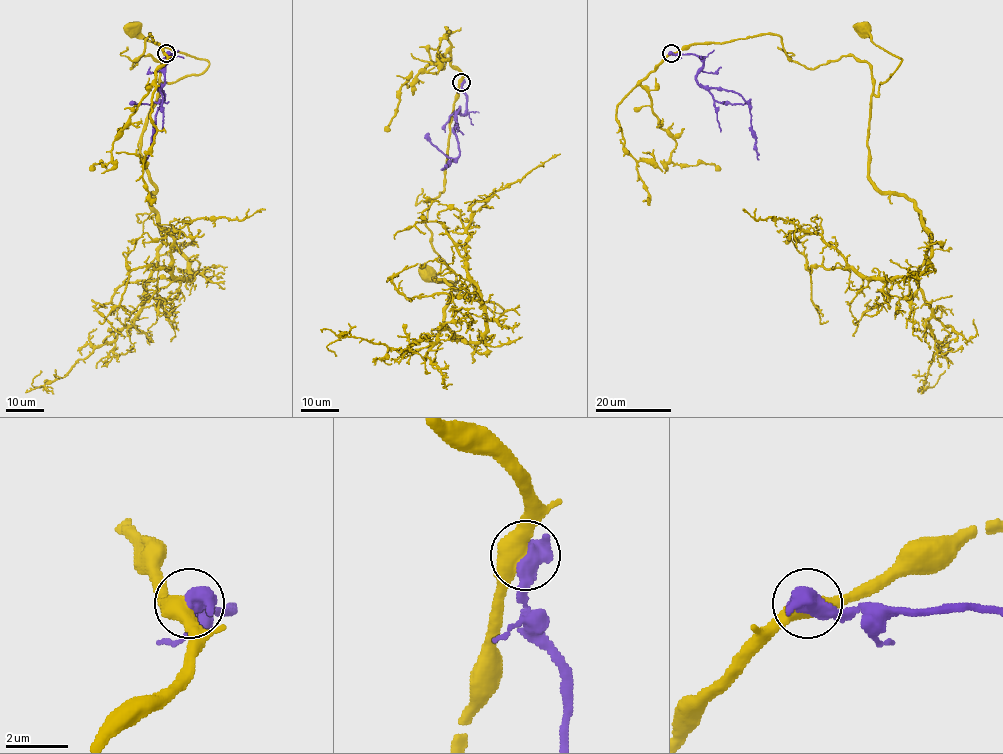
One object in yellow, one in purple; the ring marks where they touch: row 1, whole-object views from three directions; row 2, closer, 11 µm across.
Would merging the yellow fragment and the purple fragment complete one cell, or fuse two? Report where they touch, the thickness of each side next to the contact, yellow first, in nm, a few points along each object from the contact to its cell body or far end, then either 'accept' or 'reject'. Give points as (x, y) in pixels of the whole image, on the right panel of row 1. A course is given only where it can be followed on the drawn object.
at (671, 53); 500 nm thick on the yellow side, 750 nm on the other; yellow runs (671, 53), (777, 34), (808, 68), (844, 56), (865, 61), (877, 95), (902, 60), (861, 28); purple runs (671, 53), (695, 54), (703, 62), (696, 76), (700, 85), (735, 92), (749, 106), (759, 160); reject

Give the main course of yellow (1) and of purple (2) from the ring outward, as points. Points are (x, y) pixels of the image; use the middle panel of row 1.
1: (462, 82), (445, 188), (428, 203), (425, 225), (453, 290), (503, 310), (428, 272)
2: (462, 82), (466, 106), (464, 114), (460, 113), (459, 107), (457, 111), (454, 134), (459, 155), (441, 170)

